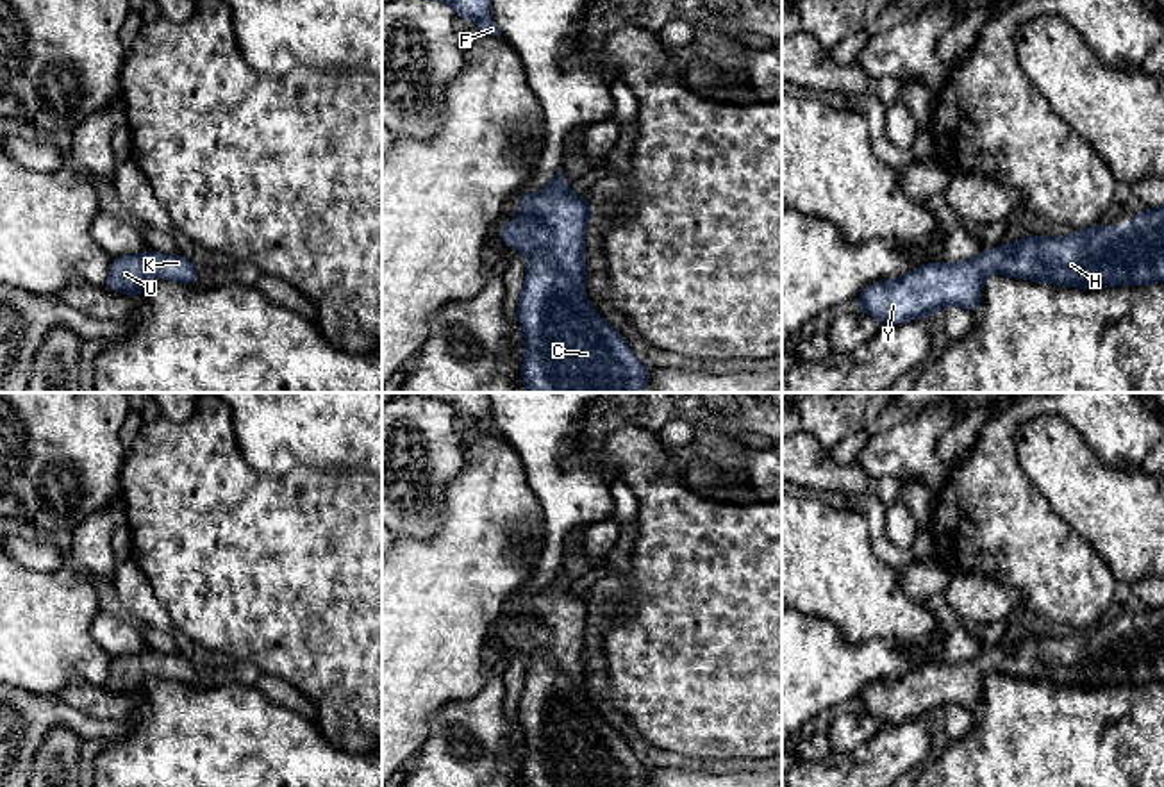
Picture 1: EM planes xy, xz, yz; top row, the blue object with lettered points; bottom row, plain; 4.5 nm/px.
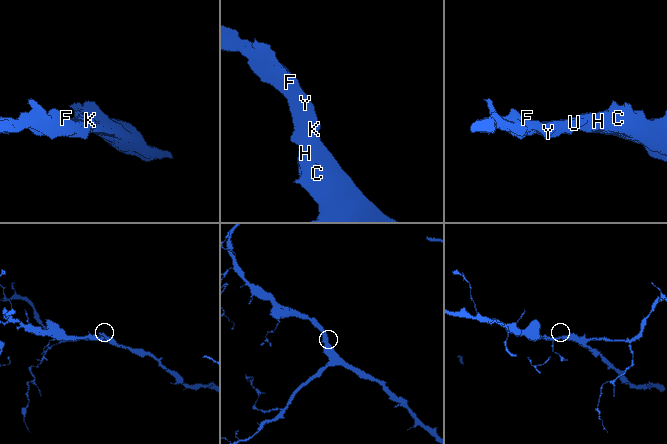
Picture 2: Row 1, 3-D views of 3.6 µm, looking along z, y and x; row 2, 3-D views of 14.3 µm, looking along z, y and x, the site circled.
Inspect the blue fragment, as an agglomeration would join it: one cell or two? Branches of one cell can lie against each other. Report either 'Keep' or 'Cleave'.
Keep

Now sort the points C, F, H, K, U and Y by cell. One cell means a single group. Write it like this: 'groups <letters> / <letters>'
groups C F H K U Y

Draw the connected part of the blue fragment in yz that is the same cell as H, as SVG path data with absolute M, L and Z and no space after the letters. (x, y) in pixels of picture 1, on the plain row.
M1164 605L1132 614L1128 625L1119 628L1102 623L1094 628L1073 630L1066 637L1028 635L1005 646L985 648L969 660L928 662L902 678L880 680L866 687L855 707L882 726L937 716L948 705L977 712L982 701L982 683L993 673L1082 689L1164 682Z

